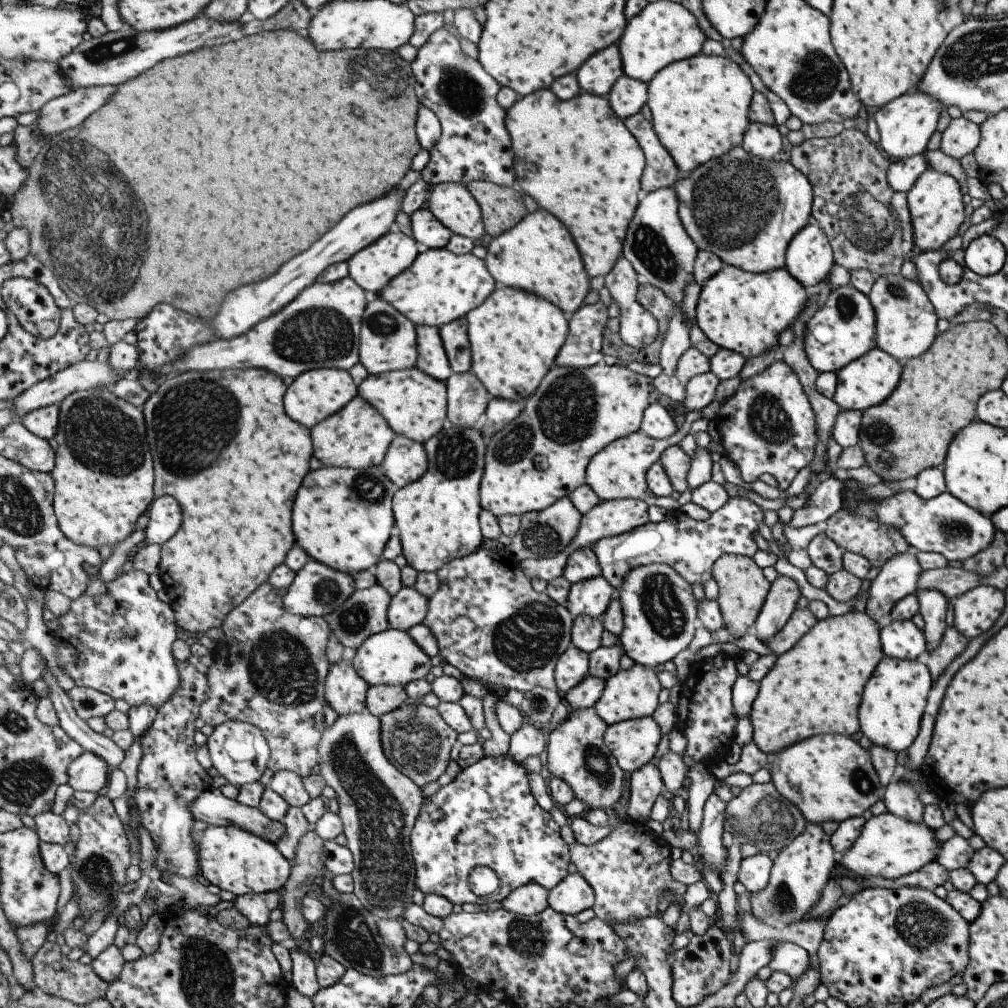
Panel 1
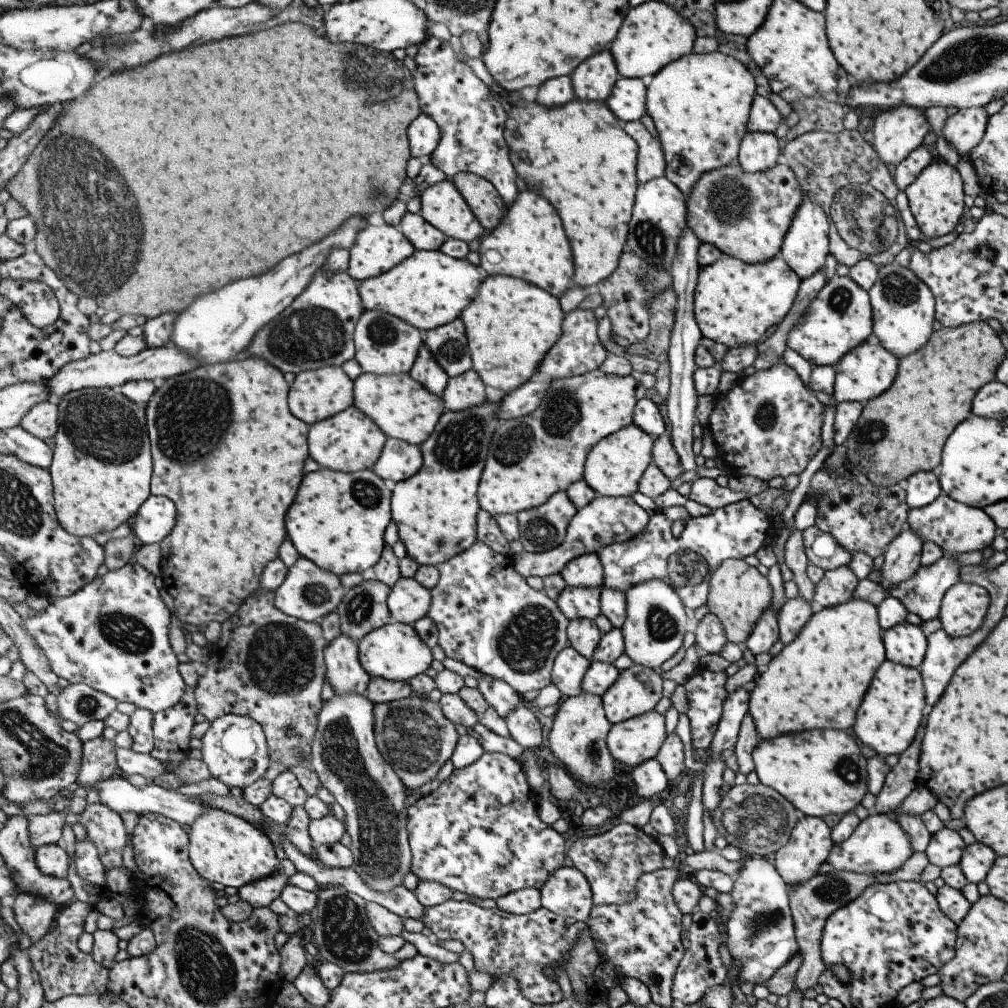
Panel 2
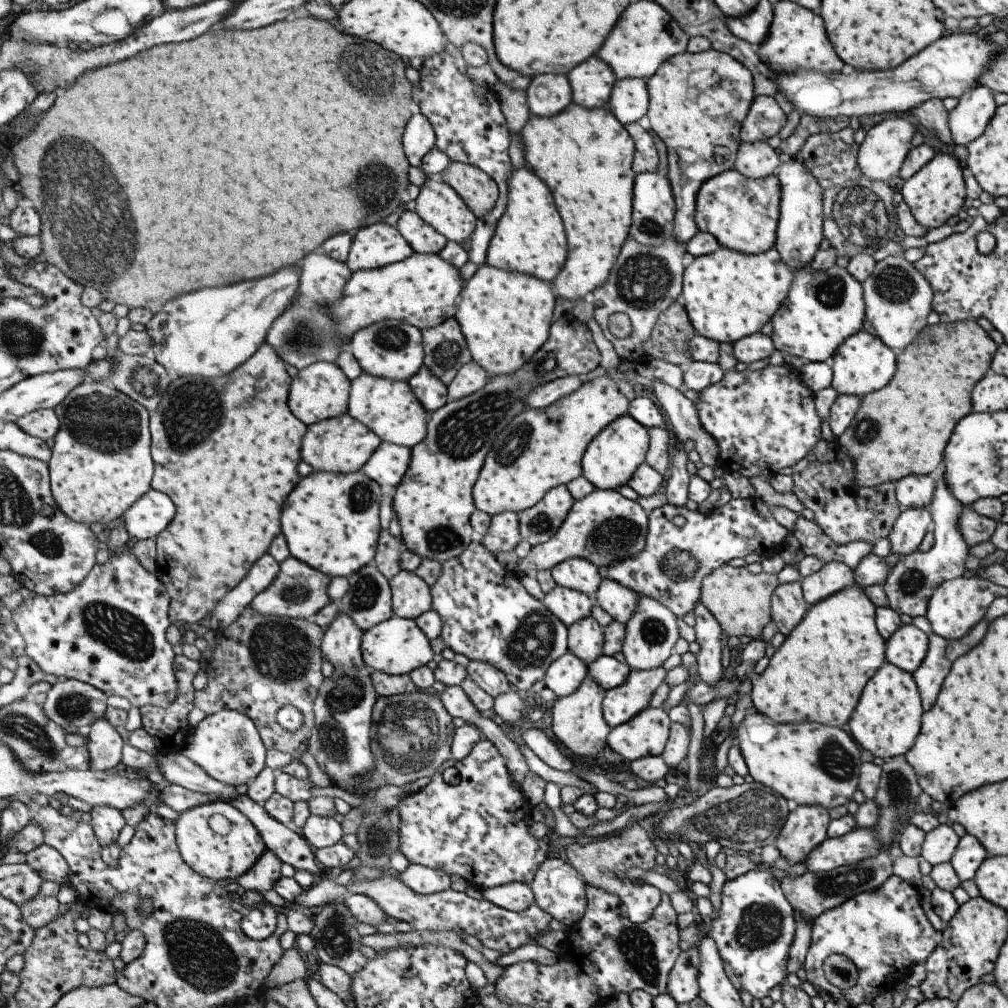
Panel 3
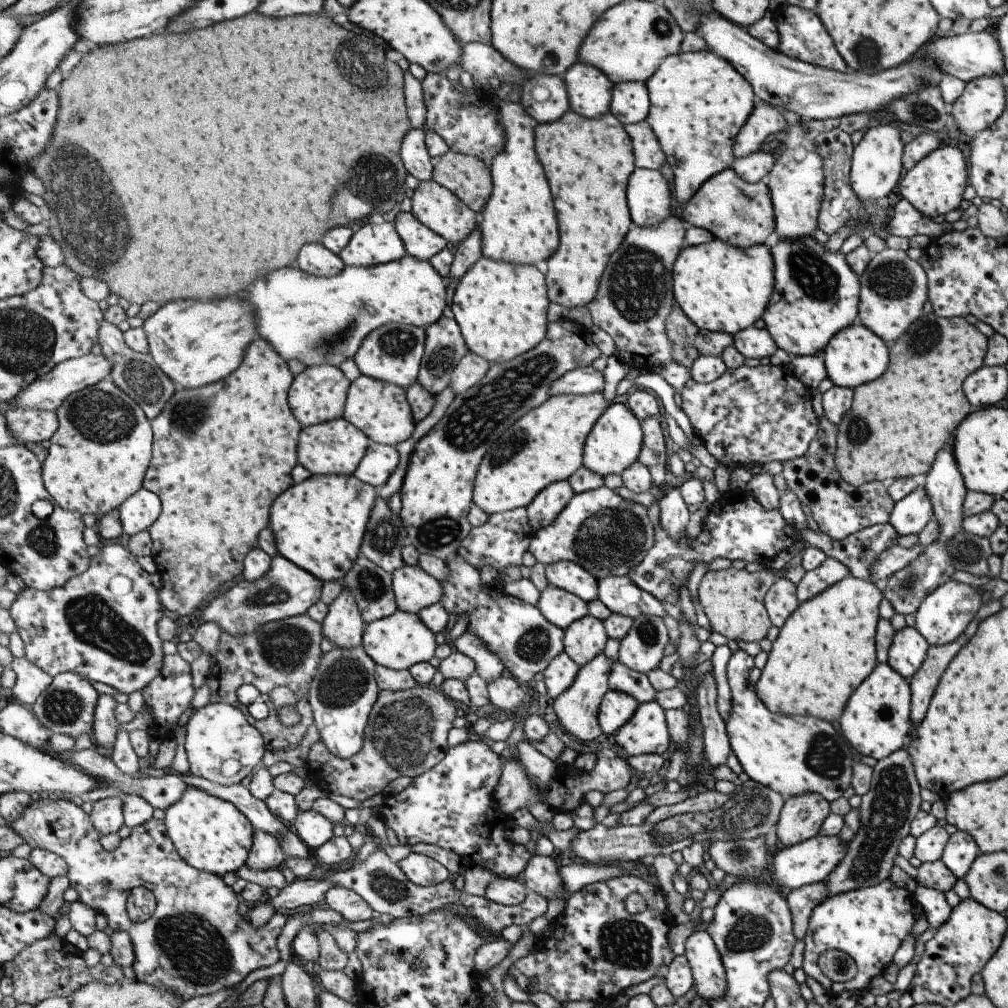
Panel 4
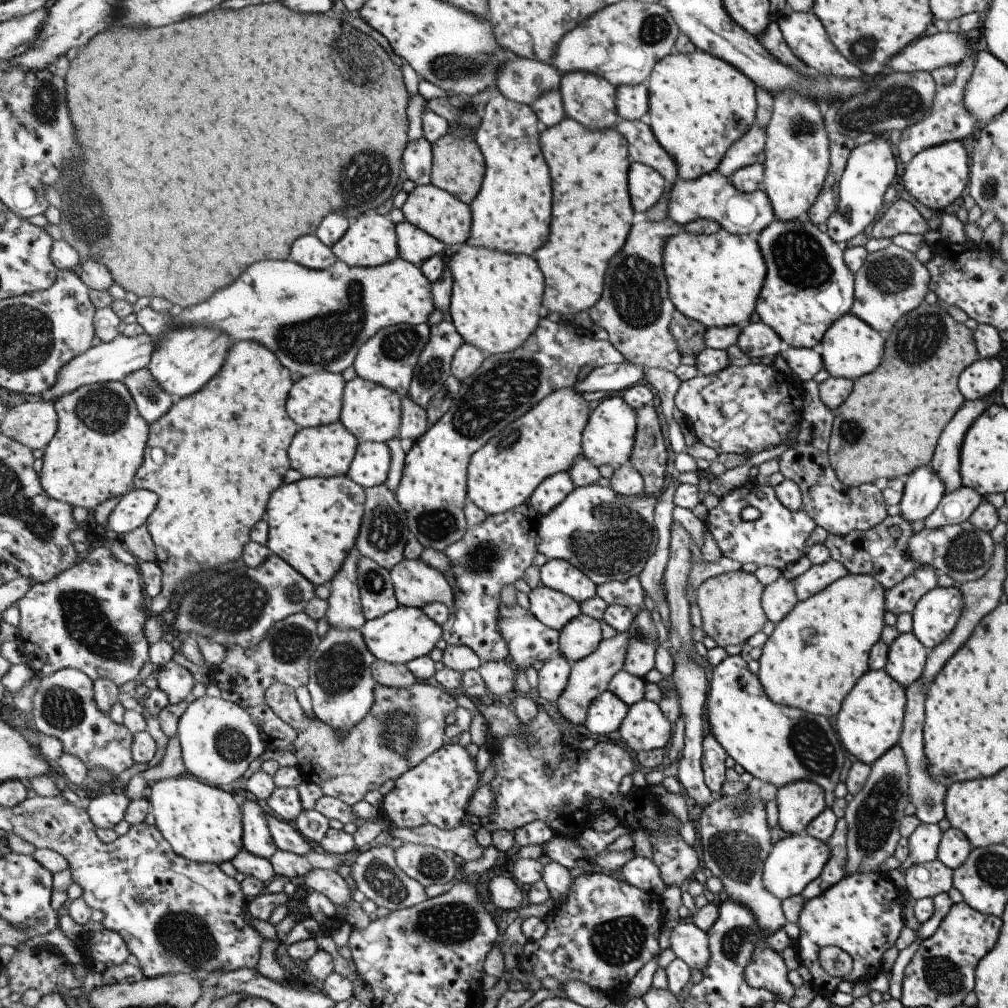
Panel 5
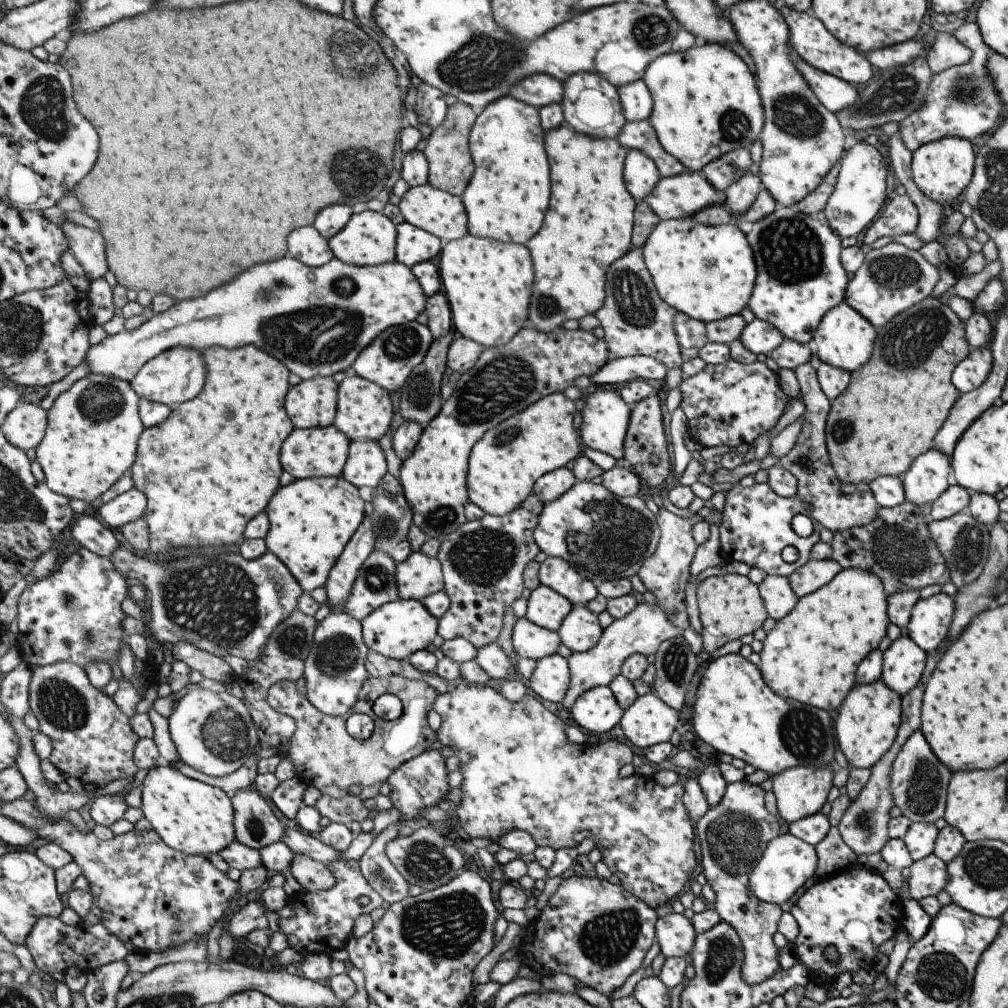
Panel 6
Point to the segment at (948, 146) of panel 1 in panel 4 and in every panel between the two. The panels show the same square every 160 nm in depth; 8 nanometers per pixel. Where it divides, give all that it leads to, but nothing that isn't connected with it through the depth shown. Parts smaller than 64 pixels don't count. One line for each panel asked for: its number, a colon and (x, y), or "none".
2: (963, 130)
3: (967, 121)
4: (981, 102)

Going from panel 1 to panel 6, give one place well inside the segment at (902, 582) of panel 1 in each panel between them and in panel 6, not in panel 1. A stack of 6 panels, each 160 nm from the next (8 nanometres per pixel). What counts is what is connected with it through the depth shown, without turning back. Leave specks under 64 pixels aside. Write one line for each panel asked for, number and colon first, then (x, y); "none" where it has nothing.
2: (901, 558)
3: (911, 525)
4: (909, 514)
5: (922, 492)
6: (926, 478)

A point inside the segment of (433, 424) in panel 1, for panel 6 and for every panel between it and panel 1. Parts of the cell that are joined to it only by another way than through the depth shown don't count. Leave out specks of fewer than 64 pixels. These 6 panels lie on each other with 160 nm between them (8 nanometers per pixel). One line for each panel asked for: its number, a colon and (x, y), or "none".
2: (405, 409)
3: (390, 408)
4: (382, 410)
5: (373, 412)
6: (366, 410)

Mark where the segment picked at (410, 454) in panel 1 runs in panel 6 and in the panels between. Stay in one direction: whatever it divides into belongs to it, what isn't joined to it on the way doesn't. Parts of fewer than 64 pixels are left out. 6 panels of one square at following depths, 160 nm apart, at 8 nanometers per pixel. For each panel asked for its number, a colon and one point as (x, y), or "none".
2: (400, 460)
3: (388, 465)
4: (381, 462)
5: (370, 468)
6: (367, 464)

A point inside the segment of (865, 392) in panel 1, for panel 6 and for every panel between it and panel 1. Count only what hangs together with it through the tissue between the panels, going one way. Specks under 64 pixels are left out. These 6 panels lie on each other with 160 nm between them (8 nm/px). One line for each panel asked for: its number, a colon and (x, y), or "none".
2: (867, 370)
3: (861, 364)
4: (853, 356)
5: (850, 349)
6: (843, 338)

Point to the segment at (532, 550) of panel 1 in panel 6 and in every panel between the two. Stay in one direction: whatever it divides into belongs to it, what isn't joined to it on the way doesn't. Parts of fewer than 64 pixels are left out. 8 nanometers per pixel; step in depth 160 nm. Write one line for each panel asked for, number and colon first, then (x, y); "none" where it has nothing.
2: (543, 528)
3: (538, 524)
4: (550, 503)
5: (554, 490)
6: (553, 485)

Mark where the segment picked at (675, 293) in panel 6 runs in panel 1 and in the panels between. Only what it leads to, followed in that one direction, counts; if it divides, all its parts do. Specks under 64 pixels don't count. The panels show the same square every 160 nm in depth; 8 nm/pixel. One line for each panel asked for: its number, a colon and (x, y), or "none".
1: (743, 312)
2: (736, 302)
3: (728, 295)
4: (722, 288)
5: (715, 279)

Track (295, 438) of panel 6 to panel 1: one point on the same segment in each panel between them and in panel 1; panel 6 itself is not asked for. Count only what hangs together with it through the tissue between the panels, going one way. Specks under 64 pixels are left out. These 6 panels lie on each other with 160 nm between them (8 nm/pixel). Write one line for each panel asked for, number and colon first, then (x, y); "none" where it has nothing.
1: (358, 437)
2: (350, 441)
3: (343, 444)
4: (337, 447)
5: (328, 450)

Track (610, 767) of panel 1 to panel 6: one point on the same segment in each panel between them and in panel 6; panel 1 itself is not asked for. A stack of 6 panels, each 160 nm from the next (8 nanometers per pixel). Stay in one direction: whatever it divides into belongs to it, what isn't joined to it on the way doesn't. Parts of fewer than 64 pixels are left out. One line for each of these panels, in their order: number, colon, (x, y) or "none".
2: (578, 740)
3: (578, 723)
4: (578, 710)
5: (590, 677)
6: (643, 631)

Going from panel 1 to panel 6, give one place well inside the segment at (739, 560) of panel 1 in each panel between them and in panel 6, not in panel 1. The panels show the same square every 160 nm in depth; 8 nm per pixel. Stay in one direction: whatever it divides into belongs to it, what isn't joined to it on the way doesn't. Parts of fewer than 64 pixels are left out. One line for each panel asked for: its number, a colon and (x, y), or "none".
2: (738, 595)
3: (739, 600)
4: (732, 600)
5: (729, 603)
6: (730, 606)

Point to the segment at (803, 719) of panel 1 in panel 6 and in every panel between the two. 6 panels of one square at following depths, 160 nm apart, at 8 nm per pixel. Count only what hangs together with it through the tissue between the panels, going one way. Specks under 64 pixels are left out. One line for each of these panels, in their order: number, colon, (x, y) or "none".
2: (817, 681)
3: (816, 675)
4: (825, 648)
5: (815, 654)
6: (810, 656)

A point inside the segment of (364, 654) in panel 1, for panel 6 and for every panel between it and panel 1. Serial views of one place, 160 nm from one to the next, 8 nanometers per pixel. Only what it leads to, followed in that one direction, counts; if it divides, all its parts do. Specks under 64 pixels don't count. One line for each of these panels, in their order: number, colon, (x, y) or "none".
2: (396, 652)
3: (398, 646)
4: (402, 640)
5: (407, 633)
6: (398, 629)

